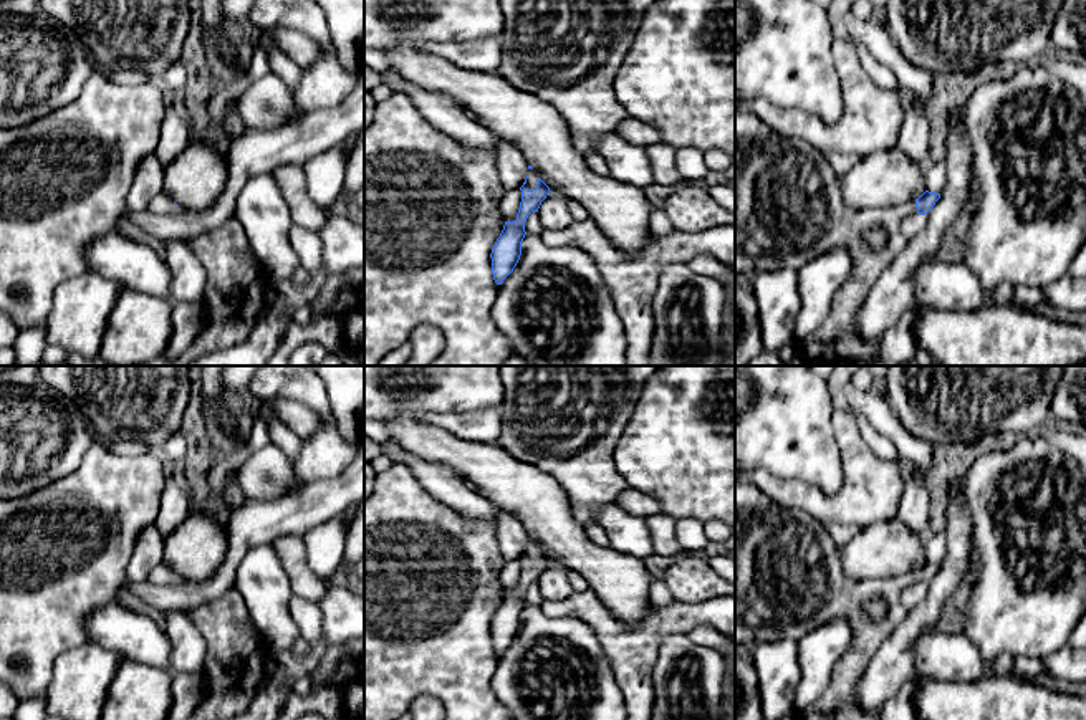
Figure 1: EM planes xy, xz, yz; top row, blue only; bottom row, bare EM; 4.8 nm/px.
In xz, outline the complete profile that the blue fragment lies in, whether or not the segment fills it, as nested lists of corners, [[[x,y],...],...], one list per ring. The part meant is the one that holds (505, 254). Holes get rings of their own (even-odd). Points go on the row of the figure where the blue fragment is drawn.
[[[528,166],[528,175],[520,187],[521,202],[515,222],[505,222],[500,237],[497,238],[490,258],[492,273],[497,285],[513,271],[521,255],[521,242],[526,235],[525,222],[531,212],[538,212],[541,202],[551,192],[540,179],[538,172]]]

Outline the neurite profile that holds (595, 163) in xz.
[[[598,152],[586,156],[586,166],[596,175],[611,177],[608,162]]]

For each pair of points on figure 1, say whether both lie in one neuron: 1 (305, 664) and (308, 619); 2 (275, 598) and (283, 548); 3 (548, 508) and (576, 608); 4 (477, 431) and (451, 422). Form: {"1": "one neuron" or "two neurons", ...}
{"1": "one neuron", "2": "two neurons", "3": "two neurons", "4": "one neuron"}

